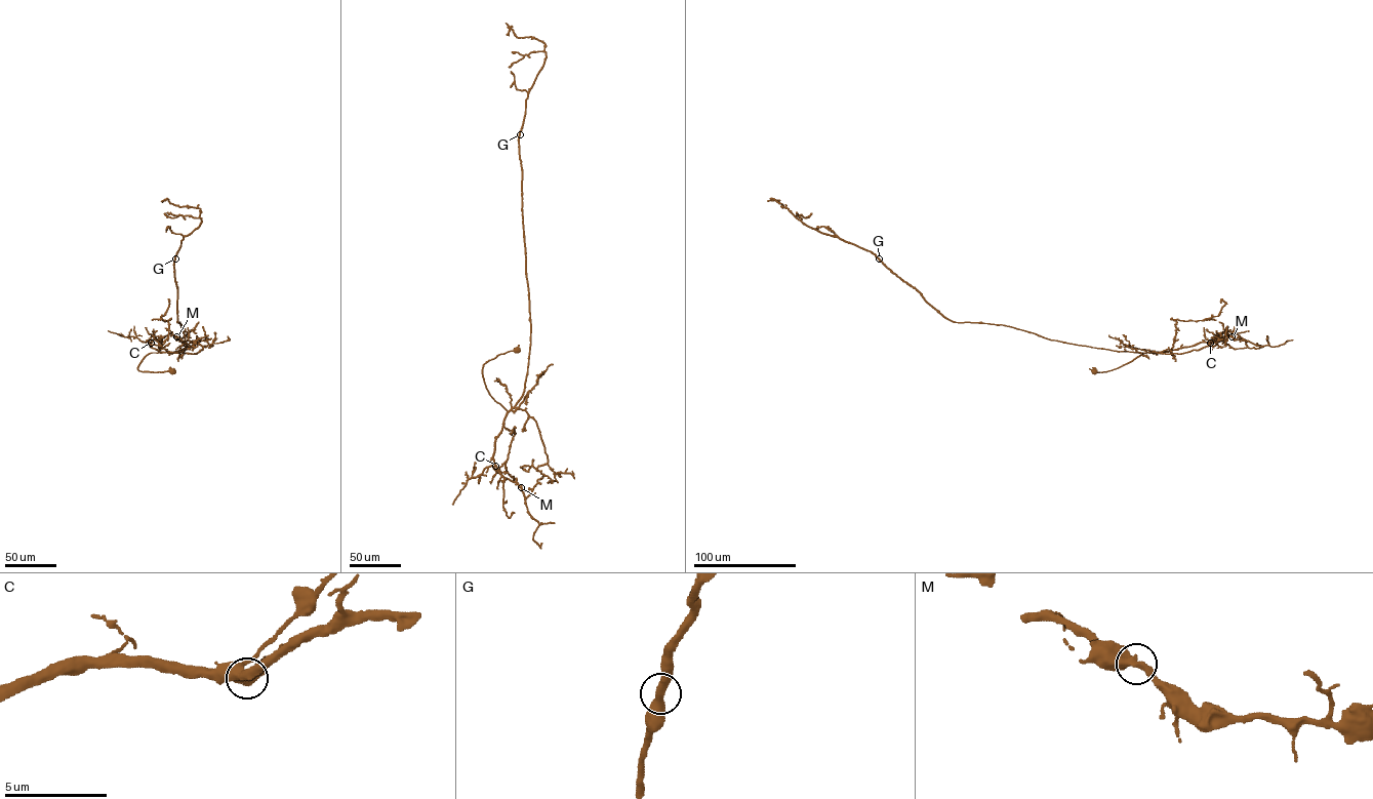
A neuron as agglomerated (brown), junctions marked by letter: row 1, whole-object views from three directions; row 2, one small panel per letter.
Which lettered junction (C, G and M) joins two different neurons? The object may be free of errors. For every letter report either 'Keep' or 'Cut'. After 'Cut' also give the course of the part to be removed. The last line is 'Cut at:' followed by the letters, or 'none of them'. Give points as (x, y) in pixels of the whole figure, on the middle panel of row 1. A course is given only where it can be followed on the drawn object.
C: Keep
G: Keep
M: Keep
Cut at: none of them

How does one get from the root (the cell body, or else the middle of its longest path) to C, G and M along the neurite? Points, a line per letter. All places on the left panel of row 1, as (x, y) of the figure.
C: (172, 371), (137, 369), (147, 355), (163, 352), (151, 347), (151, 343)
G: (172, 371), (142, 371), (137, 367), (149, 353), (178, 353), (186, 346), (182, 325), (177, 322), (175, 258)
M: (172, 371), (142, 371), (137, 367), (148, 354), (163, 352), (152, 348), (149, 342), (169, 334), (176, 336)

